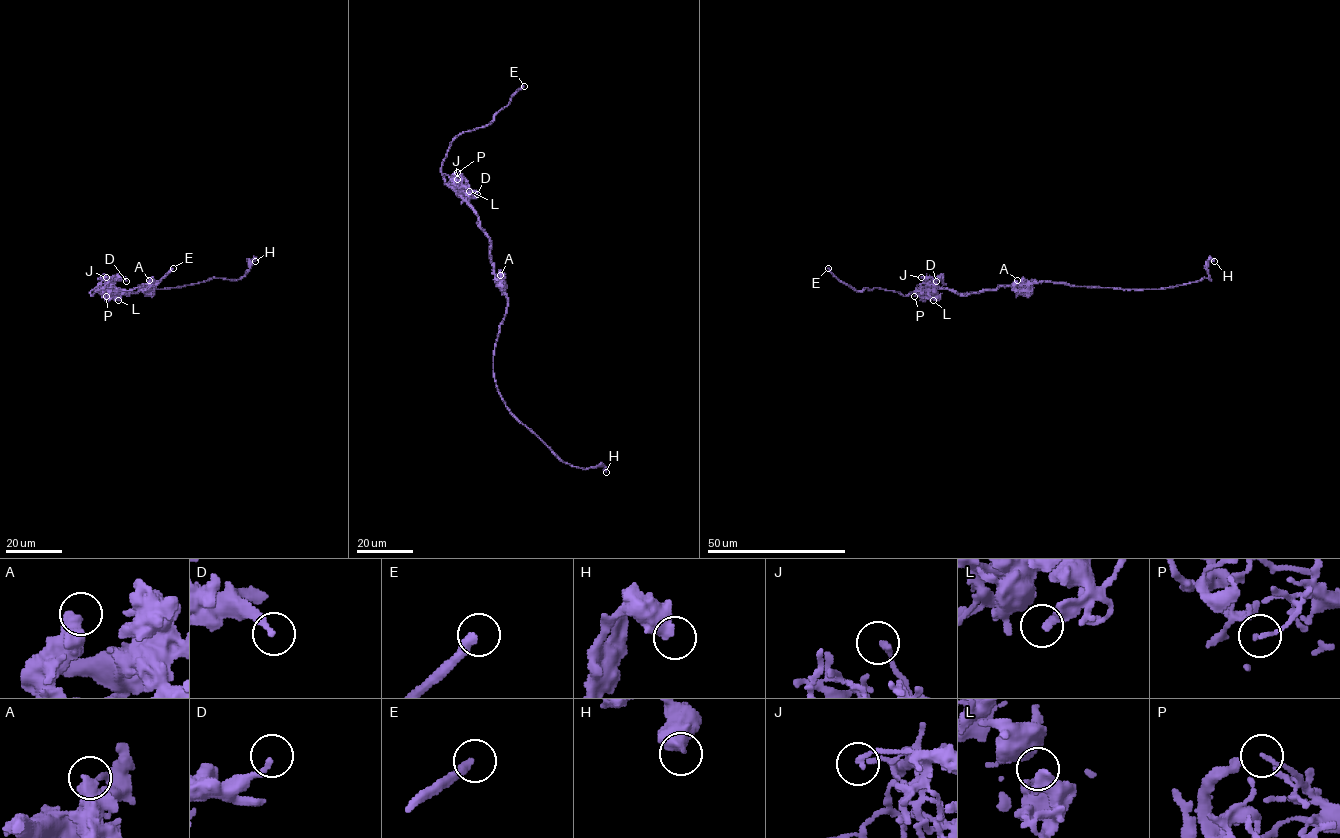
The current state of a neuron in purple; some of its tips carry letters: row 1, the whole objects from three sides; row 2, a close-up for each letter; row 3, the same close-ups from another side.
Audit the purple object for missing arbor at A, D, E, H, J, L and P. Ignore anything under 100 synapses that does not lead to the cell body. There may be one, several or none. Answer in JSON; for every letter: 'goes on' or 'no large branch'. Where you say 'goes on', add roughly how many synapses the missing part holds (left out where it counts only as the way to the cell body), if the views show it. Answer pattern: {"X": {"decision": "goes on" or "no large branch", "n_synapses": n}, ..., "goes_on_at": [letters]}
{"A": {"decision": "no large branch"}, "D": {"decision": "no large branch"}, "E": {"decision": "goes on"}, "H": {"decision": "no large branch"}, "J": {"decision": "no large branch"}, "L": {"decision": "no large branch"}, "P": {"decision": "no large branch"}, "goes_on_at": ["E"]}

